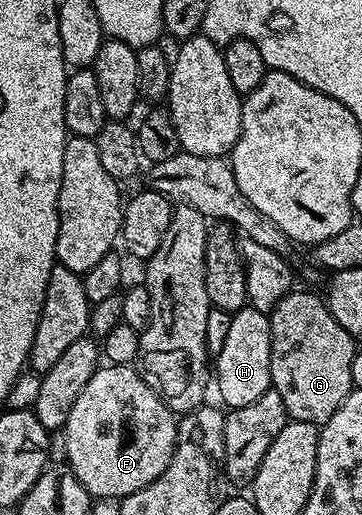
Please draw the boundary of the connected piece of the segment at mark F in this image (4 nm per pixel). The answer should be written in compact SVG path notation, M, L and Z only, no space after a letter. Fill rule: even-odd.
M99 365L68 412L65 465L84 484L91 499L127 498L168 468L178 443L179 425L176 415L133 365Z

